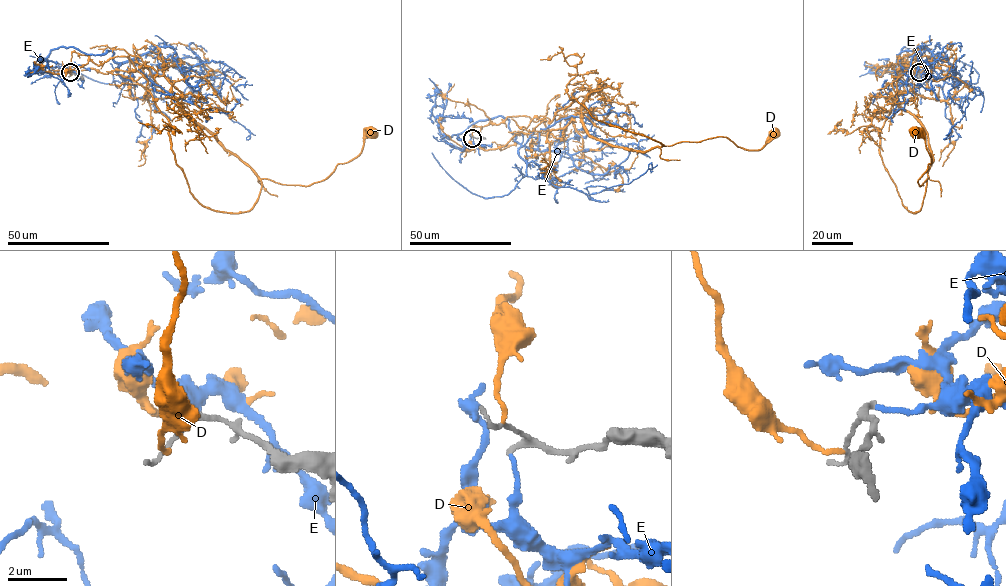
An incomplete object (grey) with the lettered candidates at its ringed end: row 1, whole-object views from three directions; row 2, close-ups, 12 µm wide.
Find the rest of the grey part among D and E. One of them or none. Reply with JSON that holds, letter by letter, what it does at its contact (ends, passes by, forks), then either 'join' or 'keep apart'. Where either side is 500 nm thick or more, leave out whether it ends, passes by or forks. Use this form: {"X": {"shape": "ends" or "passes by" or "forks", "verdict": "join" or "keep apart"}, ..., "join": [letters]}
{"D": {"shape": "ends", "verdict": "keep apart"}, "E": {"shape": "ends", "verdict": "join"}, "join": ["E"]}

